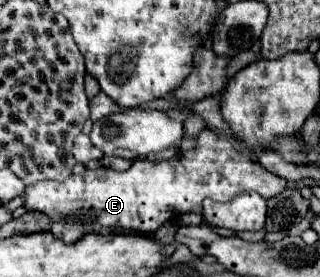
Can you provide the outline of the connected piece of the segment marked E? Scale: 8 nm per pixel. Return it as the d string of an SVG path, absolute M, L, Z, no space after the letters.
M205 128L197 138L197 146L189 154L179 154L173 160L163 160L163 162L135 160L131 164L131 168L125 172L117 172L117 170L99 166L95 170L85 170L83 174L73 174L63 182L43 180L43 182L37 182L37 184L31 184L25 188L25 204L23 206L27 212L47 214L51 218L51 234L61 238L65 244L69 244L69 242L77 242L77 240L85 238L87 234L99 234L101 228L121 228L121 230L151 234L161 224L171 220L175 214L187 214L187 212L201 214L203 212L201 202L205 198L211 198L217 202L227 202L241 192L253 190L267 200L267 198L283 192L285 186L287 186L285 178L265 170L259 162L253 162L247 154L239 152L237 142L231 136L217 134L209 128Z

